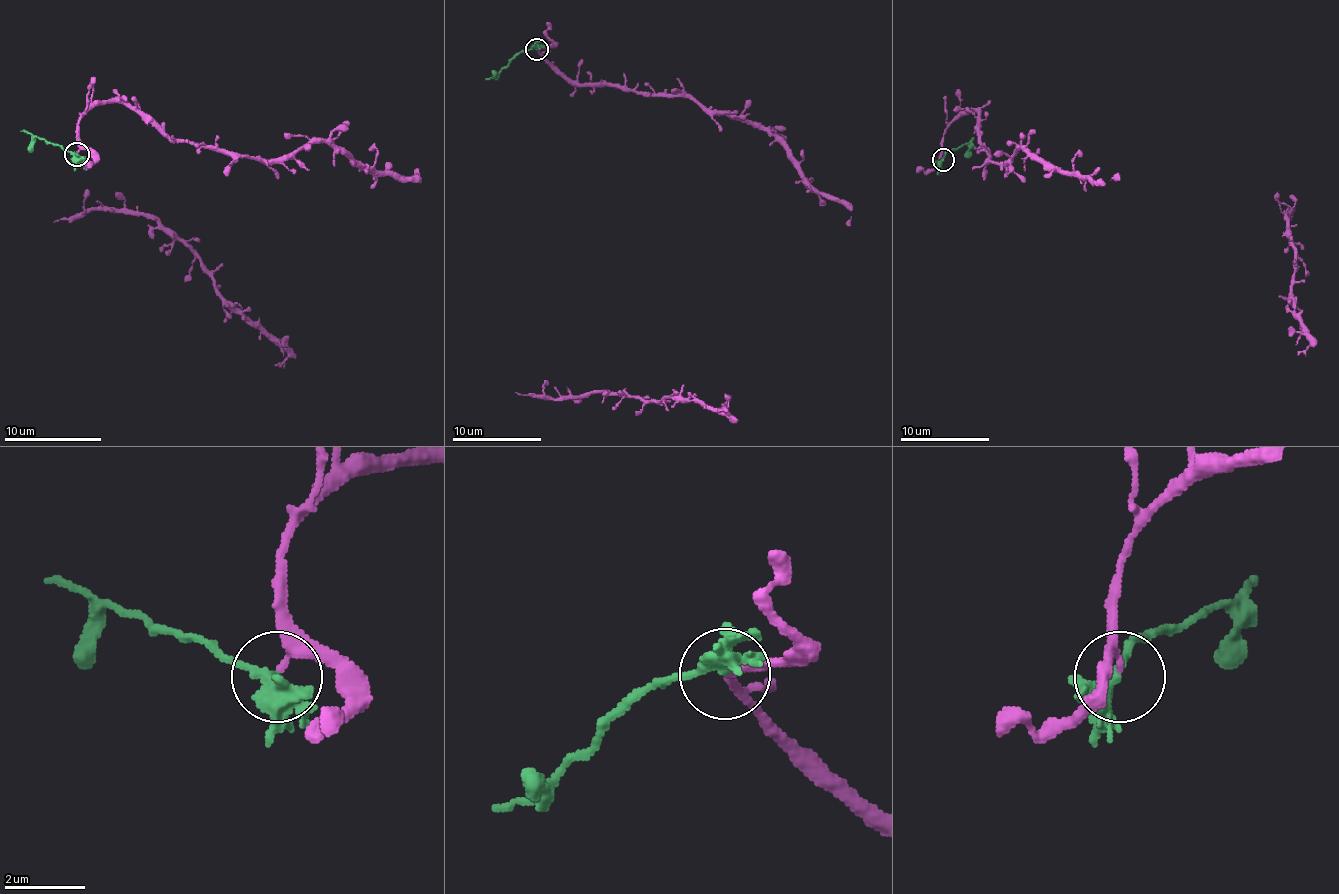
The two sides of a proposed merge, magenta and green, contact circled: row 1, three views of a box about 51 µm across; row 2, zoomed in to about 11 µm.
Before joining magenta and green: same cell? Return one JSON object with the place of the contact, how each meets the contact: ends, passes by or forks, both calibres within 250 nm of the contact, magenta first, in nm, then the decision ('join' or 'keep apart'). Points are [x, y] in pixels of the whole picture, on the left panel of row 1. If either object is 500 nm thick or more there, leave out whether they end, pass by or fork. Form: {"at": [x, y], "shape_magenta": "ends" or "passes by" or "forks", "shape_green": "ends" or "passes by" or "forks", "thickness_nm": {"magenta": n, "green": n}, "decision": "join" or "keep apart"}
{"at": [76, 154], "shape_magenta": "passes by", "shape_green": "forks", "thickness_nm": {"magenta": 190, "green": 300}, "decision": "keep apart"}

